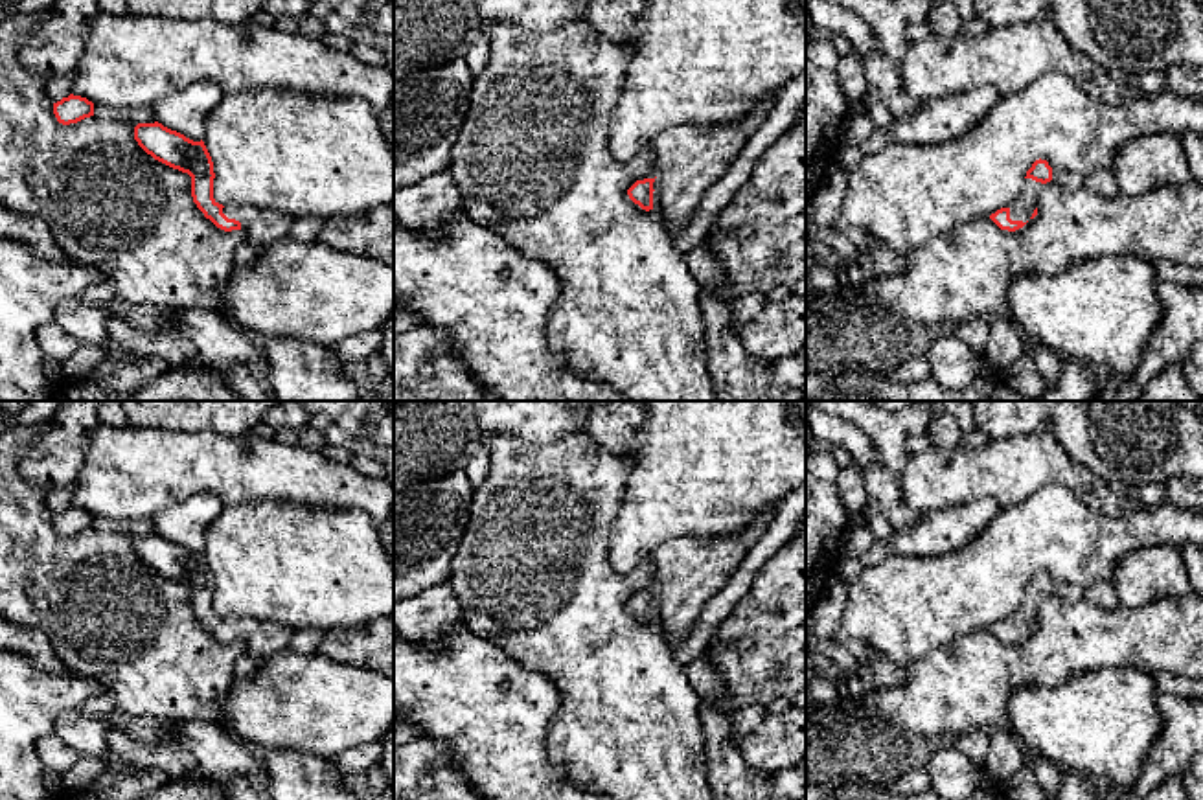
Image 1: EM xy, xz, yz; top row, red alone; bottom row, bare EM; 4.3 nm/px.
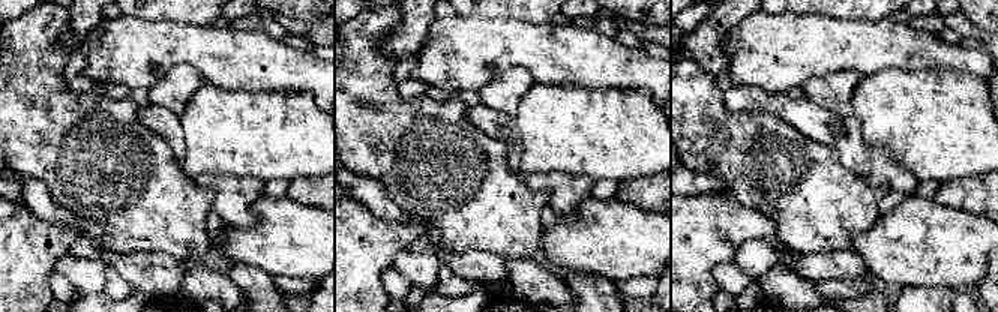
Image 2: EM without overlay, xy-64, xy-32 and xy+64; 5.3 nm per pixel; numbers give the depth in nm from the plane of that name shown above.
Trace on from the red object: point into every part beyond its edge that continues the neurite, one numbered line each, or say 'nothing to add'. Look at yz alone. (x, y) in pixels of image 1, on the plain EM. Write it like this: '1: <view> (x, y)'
1: yz (1021, 620)

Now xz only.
1: xz (688, 571)

